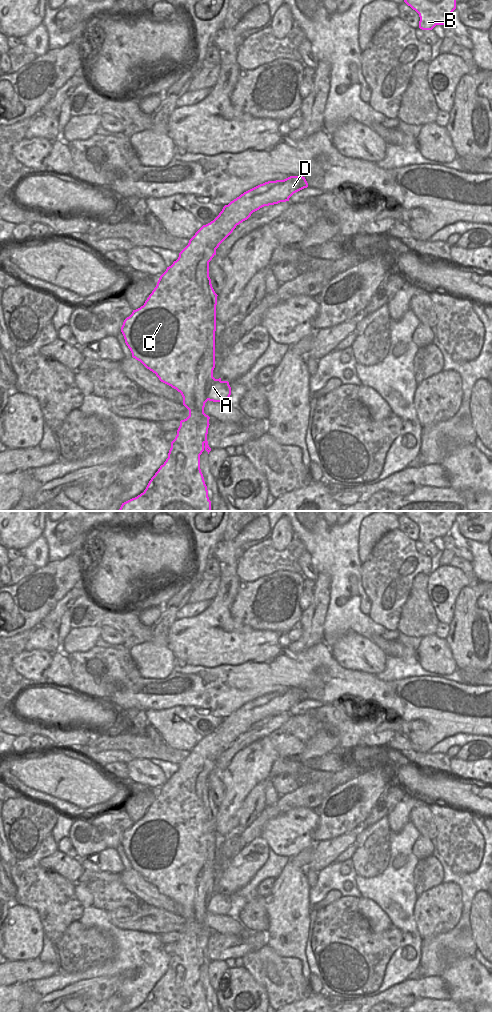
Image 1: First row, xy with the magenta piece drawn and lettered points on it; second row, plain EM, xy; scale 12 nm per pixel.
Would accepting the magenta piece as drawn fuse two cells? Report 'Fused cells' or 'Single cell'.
Fused cells.

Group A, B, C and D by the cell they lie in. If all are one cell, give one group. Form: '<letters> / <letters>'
A / B C D

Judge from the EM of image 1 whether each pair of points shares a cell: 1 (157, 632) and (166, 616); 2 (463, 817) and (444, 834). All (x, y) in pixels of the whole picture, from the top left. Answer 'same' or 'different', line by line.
1: same
2: same

